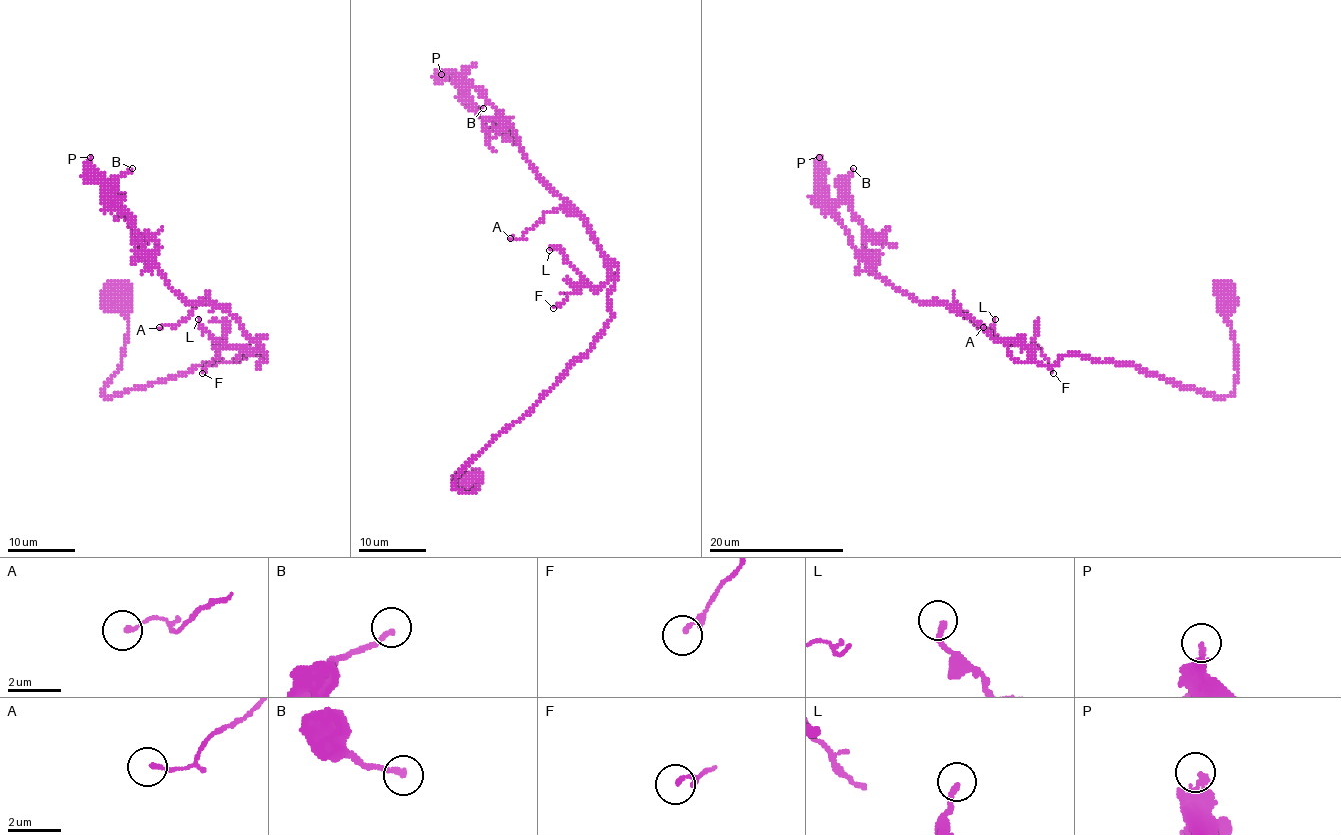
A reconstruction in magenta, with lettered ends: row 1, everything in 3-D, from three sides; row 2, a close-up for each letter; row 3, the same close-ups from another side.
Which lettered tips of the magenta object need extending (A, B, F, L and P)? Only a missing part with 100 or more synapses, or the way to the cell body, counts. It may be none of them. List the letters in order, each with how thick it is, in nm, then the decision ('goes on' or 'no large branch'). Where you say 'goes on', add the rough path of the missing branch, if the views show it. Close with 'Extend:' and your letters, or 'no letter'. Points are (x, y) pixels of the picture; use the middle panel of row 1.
A: 150 nm thick; no large branch
B: 200 nm thick; no large branch
F: 170 nm thick; no large branch
L: 200 nm thick; no large branch
P: 280 nm thick; goes on
Extend: P

